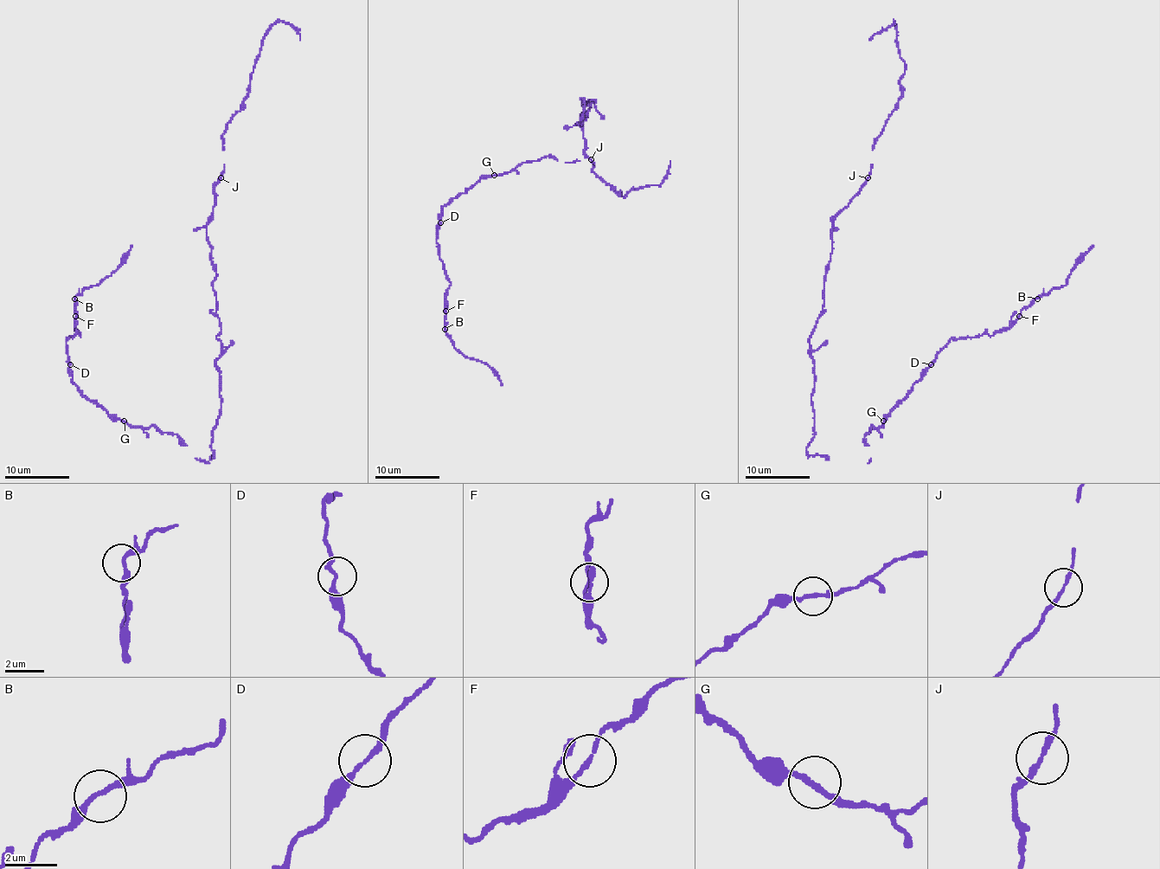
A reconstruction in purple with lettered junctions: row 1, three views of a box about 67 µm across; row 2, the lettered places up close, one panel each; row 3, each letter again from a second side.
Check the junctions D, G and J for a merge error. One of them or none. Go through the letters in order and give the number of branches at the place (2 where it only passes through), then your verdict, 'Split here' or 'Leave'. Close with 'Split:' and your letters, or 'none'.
D: Branches: 2. Leave
G: Branches: 2. Leave
J: Branches: 2. Leave
Split: none

